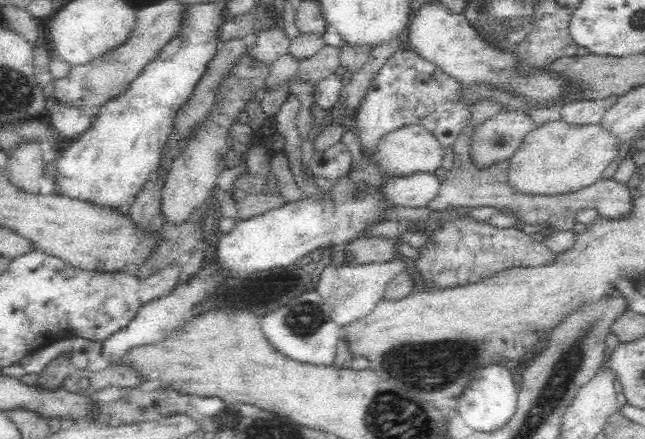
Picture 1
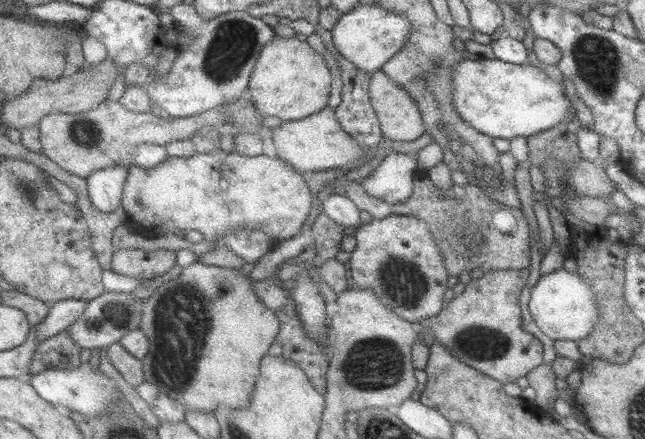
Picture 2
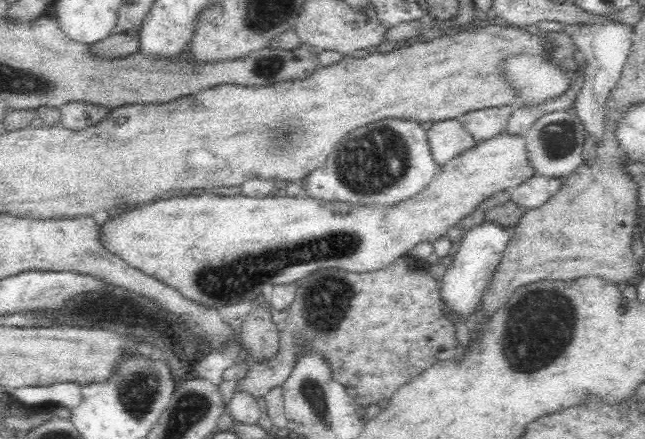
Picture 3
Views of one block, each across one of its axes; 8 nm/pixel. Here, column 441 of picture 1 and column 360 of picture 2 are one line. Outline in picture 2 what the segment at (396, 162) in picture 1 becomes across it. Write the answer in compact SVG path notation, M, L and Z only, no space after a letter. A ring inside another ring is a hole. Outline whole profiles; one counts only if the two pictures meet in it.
M327 106L321 112L301 120L283 121L272 129L271 139L279 158L291 162L297 171L309 175L318 170L335 170L335 168L357 168L357 164L366 156L366 150L352 140L349 133L343 131L335 109Z

